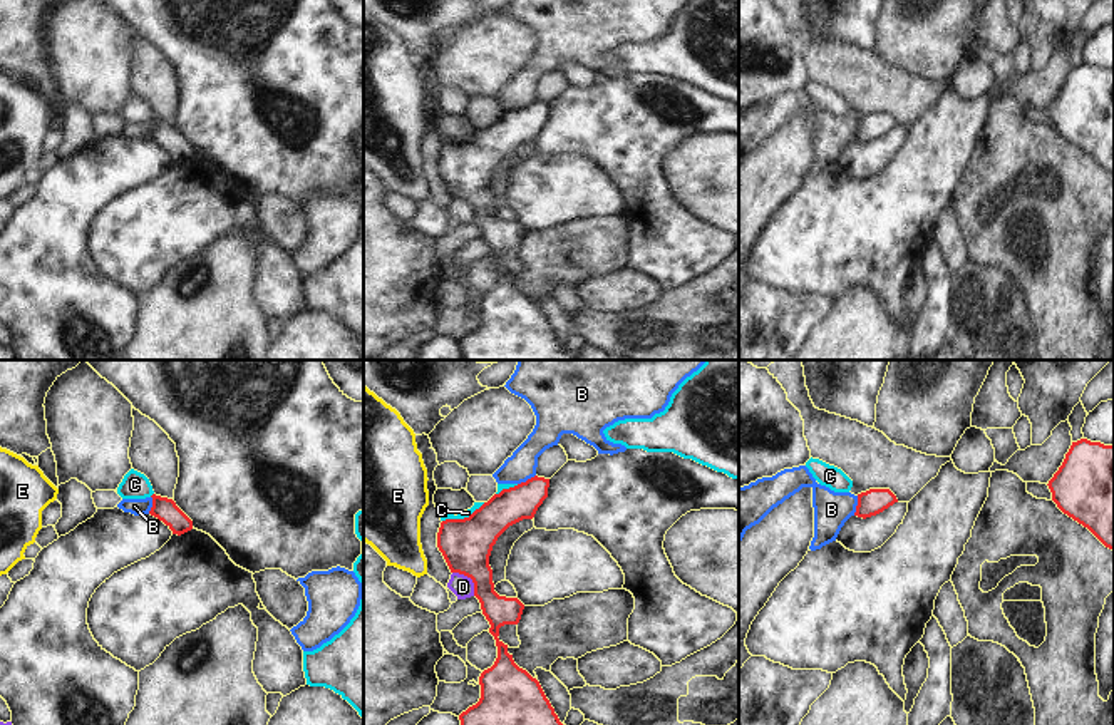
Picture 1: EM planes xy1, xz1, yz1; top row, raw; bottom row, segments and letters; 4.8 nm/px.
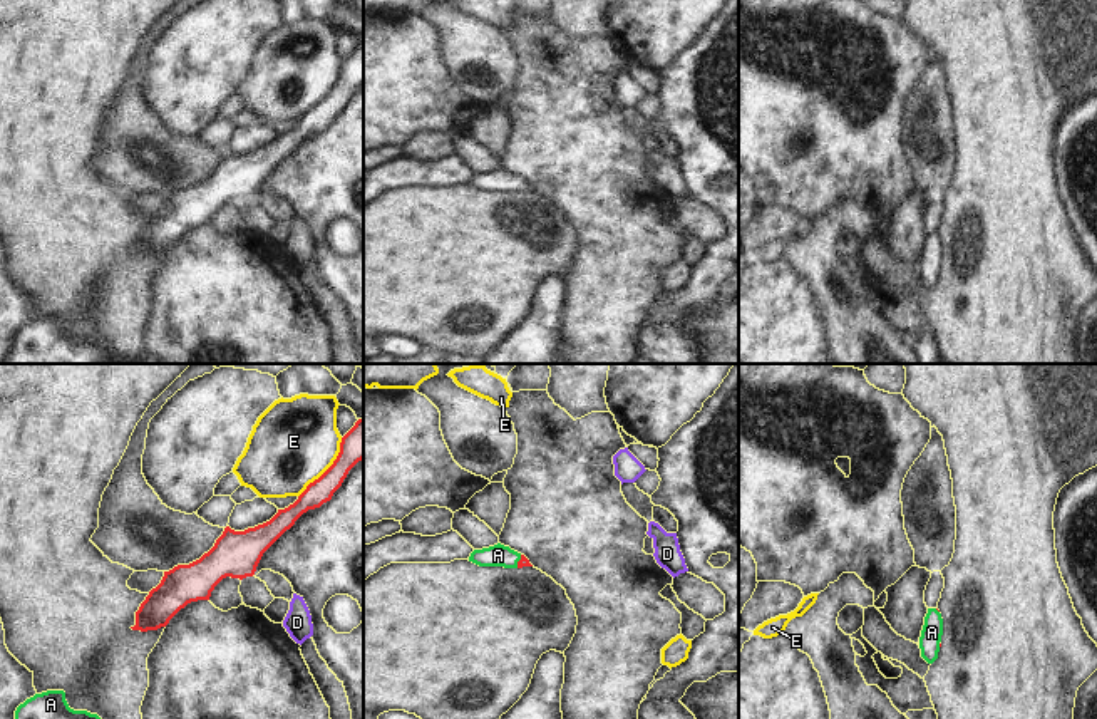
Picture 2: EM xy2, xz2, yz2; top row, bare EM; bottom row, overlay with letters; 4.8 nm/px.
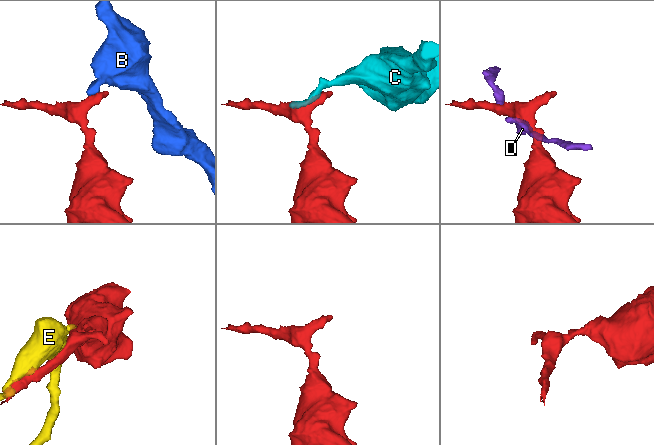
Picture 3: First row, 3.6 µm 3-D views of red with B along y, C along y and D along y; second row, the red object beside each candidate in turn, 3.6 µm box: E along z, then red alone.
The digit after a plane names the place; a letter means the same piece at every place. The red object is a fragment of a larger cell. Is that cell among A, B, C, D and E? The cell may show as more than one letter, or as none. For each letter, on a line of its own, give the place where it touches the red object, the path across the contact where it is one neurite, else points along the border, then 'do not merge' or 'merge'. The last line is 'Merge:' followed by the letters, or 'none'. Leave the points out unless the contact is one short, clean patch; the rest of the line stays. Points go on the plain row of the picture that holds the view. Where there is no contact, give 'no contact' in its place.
A: xz2 (518, 186) | across xz2 (523, 186), (518, 186), (498, 180) | merge
B: yz1 (856, 131) | along yz1 (858, 121), (853, 139) | do not merge
C: xz1 (464, 143) | along xz1 (484, 128), (468, 141), (446, 143), (443, 146) | do not merge
D: xz1 (469, 201) | along xz1 (453, 196), (463, 198), (471, 205), (474, 220) | do not merge
E: xy2 (329, 93) | do not merge
Merge: A

